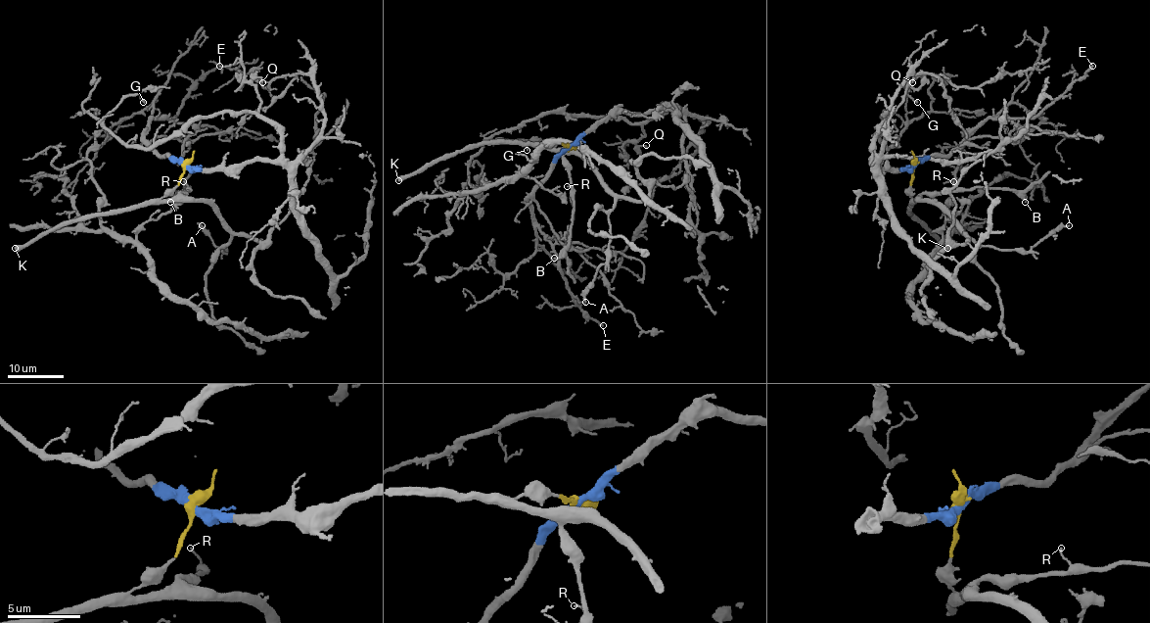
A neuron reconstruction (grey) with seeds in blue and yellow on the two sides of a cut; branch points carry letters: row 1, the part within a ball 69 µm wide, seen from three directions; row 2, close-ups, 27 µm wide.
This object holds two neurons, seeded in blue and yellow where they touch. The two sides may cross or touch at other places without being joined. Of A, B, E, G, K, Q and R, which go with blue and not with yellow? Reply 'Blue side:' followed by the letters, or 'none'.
Blue side: E, G, Q

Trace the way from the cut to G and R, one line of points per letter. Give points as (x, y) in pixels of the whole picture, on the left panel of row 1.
G: (184, 165), (274, 160), (280, 134), (229, 112), (121, 143), (103, 119), (126, 96), (143, 102)
R: (184, 165), (180, 183), (161, 199), (172, 200), (184, 193), (188, 186), (184, 181)

